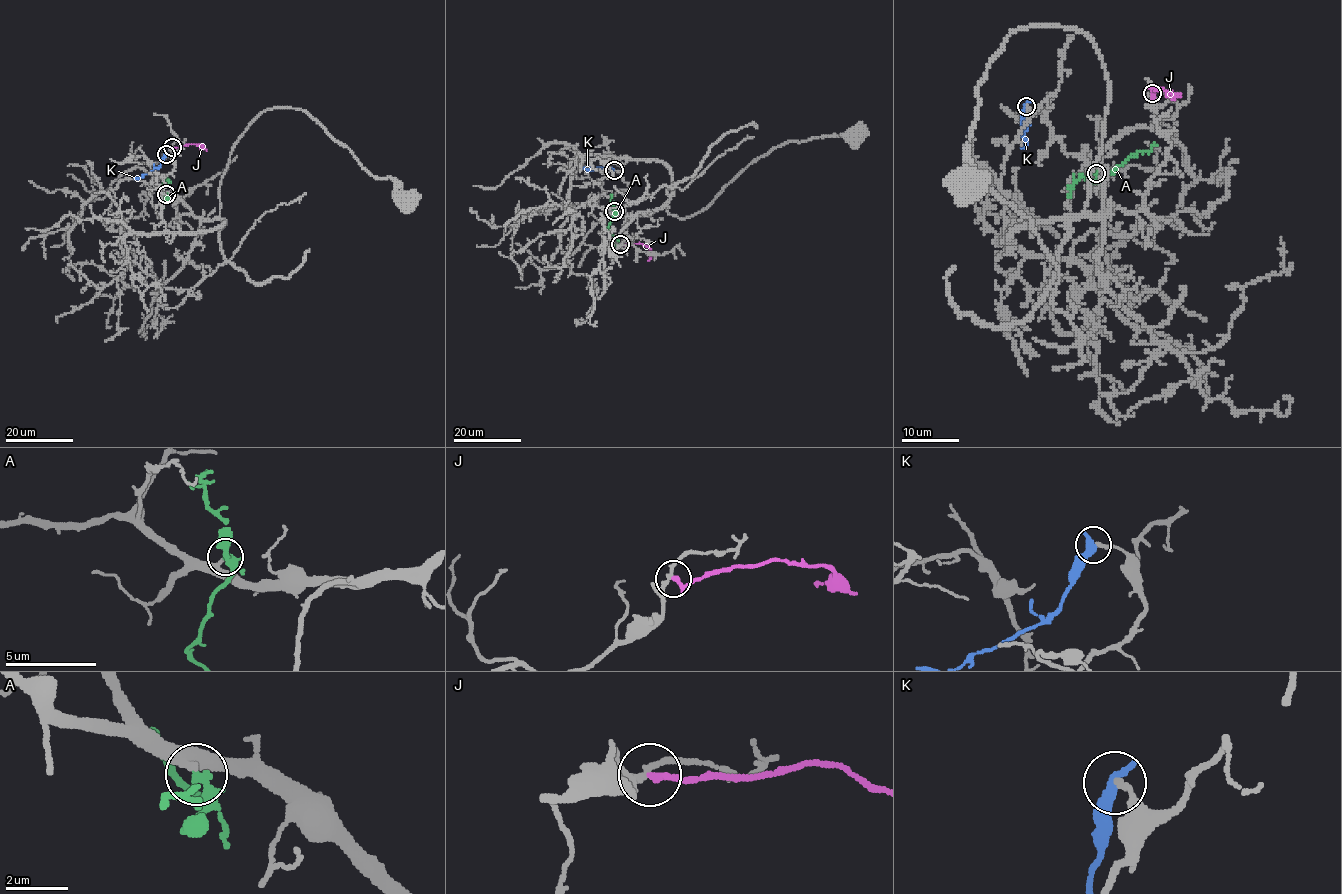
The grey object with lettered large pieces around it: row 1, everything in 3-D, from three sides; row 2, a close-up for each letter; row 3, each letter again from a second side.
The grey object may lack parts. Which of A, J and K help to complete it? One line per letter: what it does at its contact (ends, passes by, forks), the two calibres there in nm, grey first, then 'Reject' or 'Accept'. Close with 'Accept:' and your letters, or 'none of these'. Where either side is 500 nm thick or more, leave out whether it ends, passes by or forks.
A: It ends there. Thickness 280 nm (grey) against 320 nm. Accept
J: It ends there. Thickness 170 nm (grey) against 280 nm. Reject
K: It ends there. Thickness 200 nm (grey) against 460 nm. Reject
Accept: A

